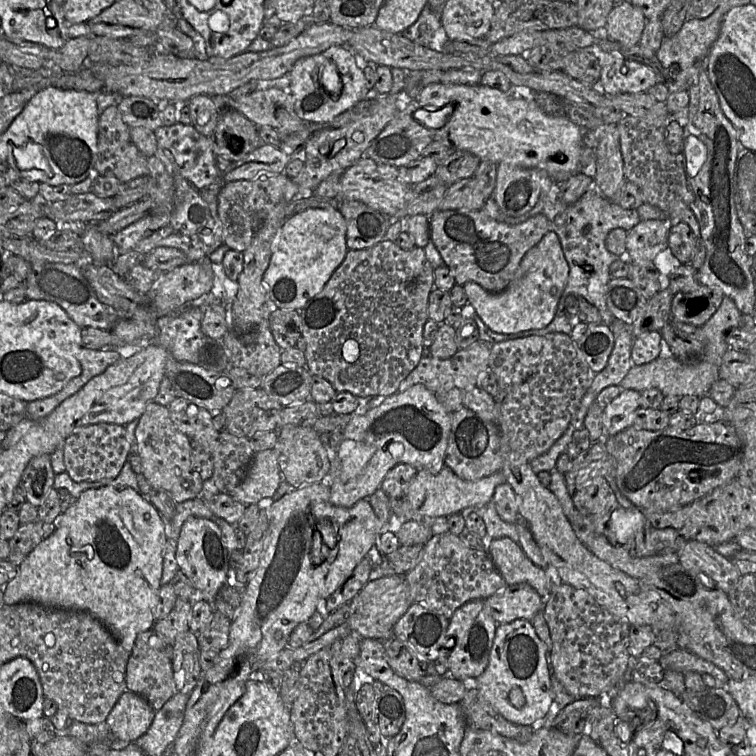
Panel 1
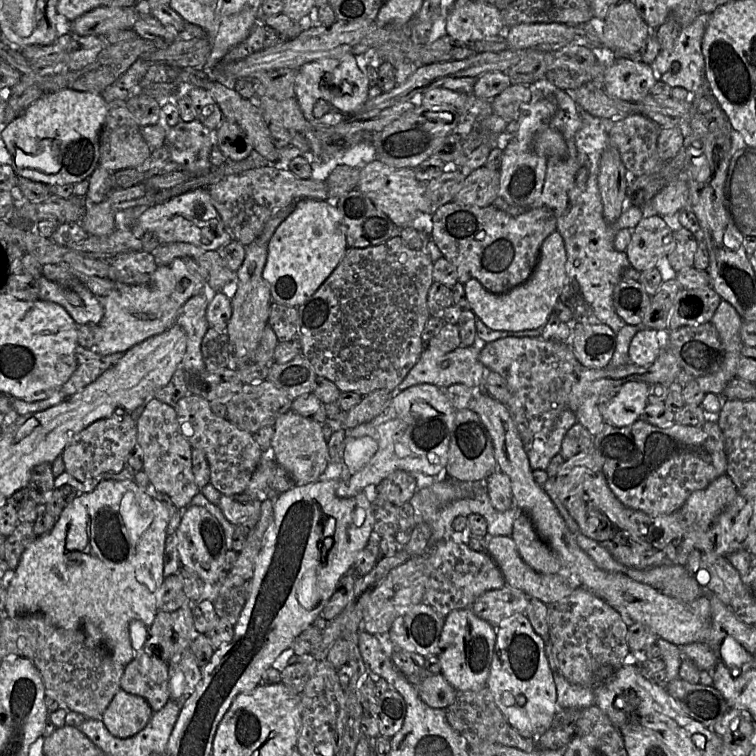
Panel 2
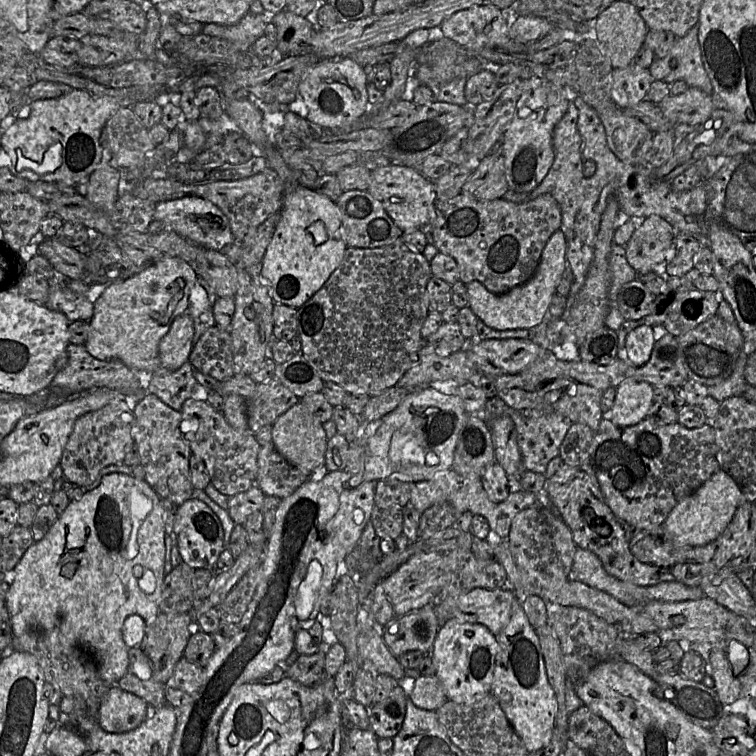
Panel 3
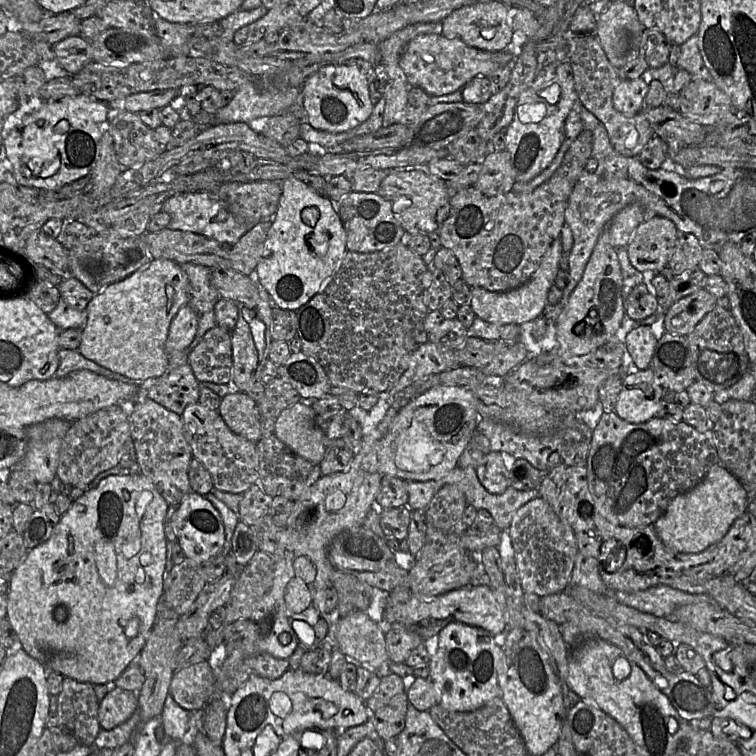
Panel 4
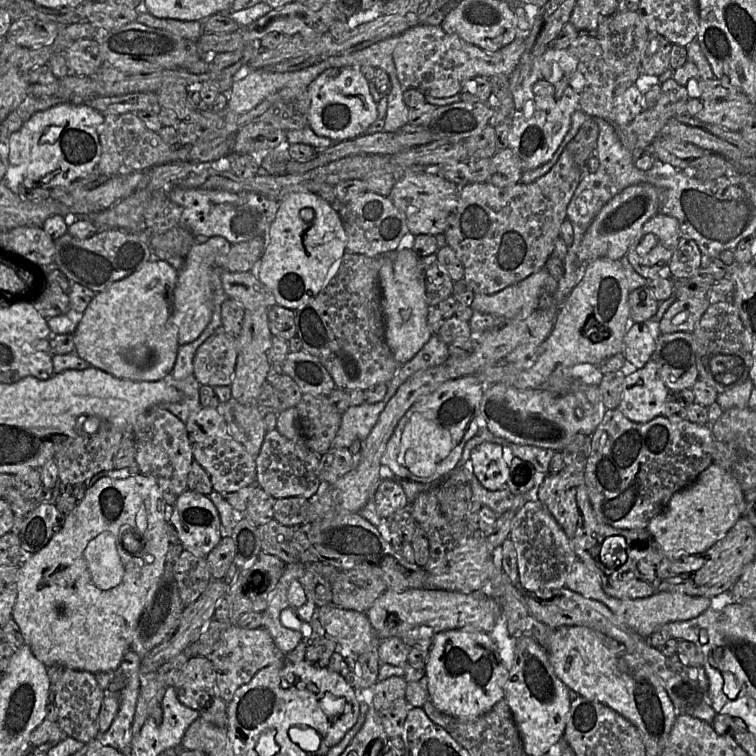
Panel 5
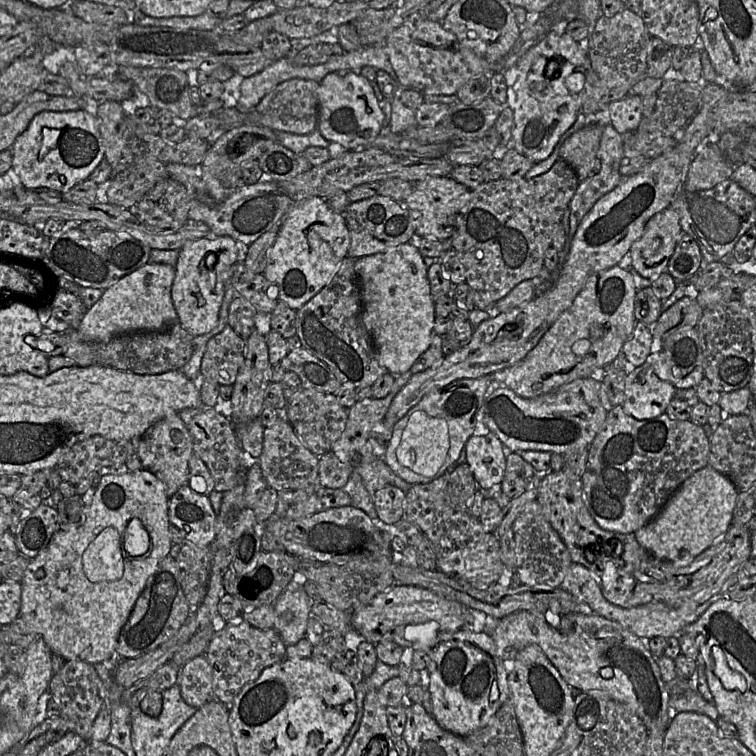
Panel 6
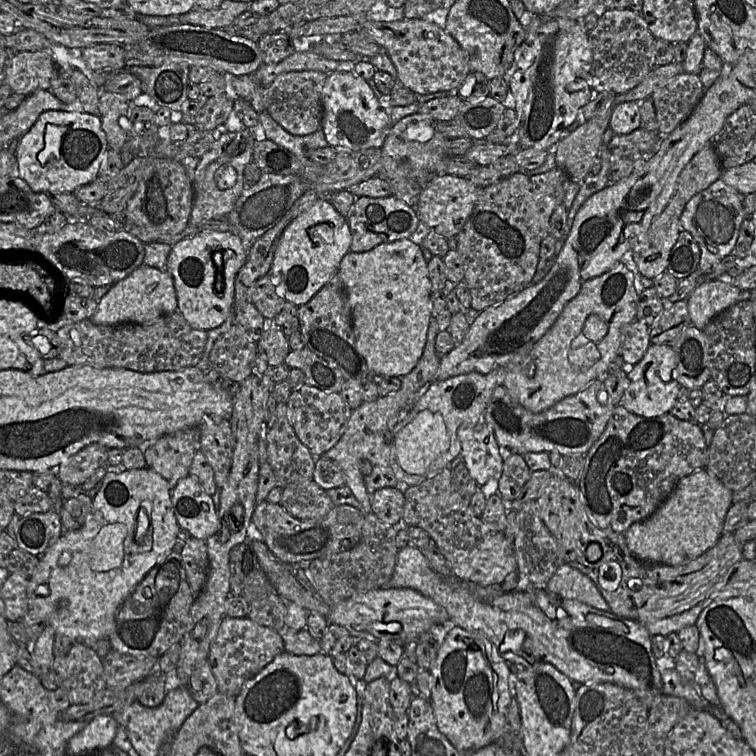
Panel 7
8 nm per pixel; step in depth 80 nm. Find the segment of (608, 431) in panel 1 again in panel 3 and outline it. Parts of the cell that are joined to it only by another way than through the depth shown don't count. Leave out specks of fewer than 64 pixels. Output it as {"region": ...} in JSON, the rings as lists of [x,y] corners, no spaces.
{"region":[[[627,378],[616,390],[608,419],[618,426],[634,426],[645,418],[653,404],[653,386],[643,380]]]}

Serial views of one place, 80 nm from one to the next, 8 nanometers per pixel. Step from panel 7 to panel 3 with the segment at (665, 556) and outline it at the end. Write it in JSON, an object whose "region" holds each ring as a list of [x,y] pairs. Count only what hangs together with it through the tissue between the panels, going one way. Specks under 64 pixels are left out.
{"region":[[[720,468],[699,488],[676,504],[663,527],[677,545],[703,546],[723,533],[738,507],[745,502],[747,501],[736,481]]]}

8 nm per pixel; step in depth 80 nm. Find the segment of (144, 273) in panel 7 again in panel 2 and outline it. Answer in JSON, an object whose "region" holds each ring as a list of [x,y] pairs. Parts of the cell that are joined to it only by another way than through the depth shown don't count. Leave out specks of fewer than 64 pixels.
{"region":[[[181,259],[158,266],[146,284],[118,285],[107,296],[101,298],[104,308],[104,316],[99,323],[101,339],[92,350],[101,355],[125,353],[147,339],[162,334],[174,325],[185,303],[206,289],[203,279],[197,273],[191,272]]]}

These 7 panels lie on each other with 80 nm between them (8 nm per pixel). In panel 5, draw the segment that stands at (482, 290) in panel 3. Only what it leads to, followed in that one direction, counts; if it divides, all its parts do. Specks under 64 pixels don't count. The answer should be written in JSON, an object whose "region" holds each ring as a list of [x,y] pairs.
{"region":[[[540,269],[526,279],[492,295],[474,294],[473,311],[505,320],[525,318],[537,310],[539,296],[549,273]]]}

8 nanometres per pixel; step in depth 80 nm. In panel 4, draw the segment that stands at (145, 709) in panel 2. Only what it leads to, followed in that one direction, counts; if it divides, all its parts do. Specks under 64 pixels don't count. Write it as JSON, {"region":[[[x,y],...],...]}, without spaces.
{"region":[[[114,688],[100,703],[98,721],[101,729],[111,730],[127,721],[138,709],[137,693]]]}

